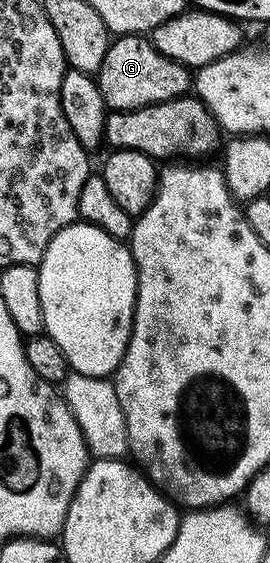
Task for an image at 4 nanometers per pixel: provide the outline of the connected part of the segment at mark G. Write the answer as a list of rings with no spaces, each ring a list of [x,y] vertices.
[[[139,34],[113,37],[108,44],[108,54],[94,77],[109,111],[137,110],[150,104],[182,98],[193,85],[189,67],[162,56],[162,52],[158,52],[147,37]]]

